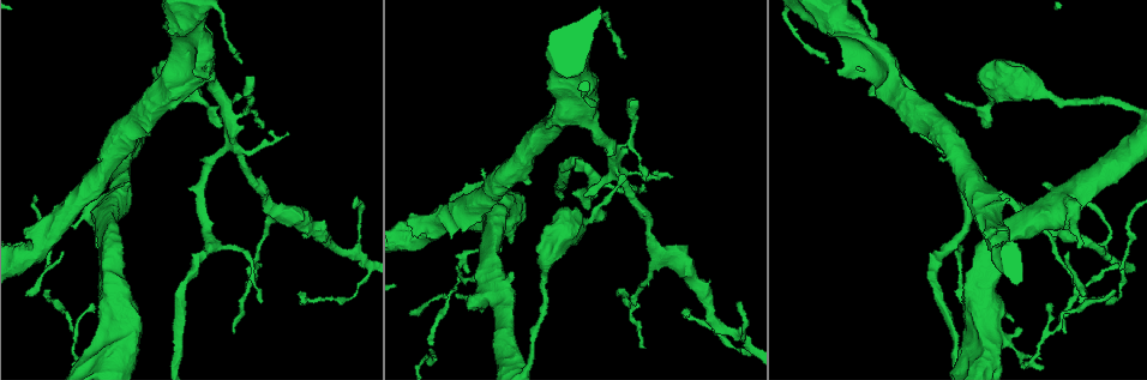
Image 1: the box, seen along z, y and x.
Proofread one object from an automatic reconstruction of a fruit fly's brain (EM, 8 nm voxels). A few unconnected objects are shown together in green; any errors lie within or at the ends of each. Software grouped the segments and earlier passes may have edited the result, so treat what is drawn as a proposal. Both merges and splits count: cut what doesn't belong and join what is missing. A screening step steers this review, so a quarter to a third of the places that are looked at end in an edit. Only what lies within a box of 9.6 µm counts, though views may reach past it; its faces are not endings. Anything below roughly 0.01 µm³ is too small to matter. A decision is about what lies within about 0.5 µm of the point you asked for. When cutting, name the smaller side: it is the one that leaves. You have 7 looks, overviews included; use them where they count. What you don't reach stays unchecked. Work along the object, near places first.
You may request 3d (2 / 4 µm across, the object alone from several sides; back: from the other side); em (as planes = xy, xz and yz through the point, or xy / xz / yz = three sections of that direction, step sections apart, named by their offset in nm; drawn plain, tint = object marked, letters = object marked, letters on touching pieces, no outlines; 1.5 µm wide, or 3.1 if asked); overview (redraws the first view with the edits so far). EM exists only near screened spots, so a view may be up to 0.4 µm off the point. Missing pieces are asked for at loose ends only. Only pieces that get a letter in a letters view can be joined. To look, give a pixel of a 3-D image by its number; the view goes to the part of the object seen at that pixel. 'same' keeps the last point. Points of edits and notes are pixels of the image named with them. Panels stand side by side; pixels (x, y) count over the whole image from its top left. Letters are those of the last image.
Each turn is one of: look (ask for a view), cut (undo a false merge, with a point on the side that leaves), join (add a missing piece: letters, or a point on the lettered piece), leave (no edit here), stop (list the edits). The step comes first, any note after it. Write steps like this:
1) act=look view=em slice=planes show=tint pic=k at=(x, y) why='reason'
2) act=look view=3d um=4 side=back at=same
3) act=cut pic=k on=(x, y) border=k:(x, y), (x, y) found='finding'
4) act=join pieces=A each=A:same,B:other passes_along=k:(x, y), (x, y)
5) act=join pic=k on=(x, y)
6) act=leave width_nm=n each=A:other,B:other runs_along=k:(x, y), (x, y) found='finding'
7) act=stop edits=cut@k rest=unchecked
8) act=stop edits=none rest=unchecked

act=look view=3d um=4 side=back pic=1 at=(326, 298) why='thin neck'

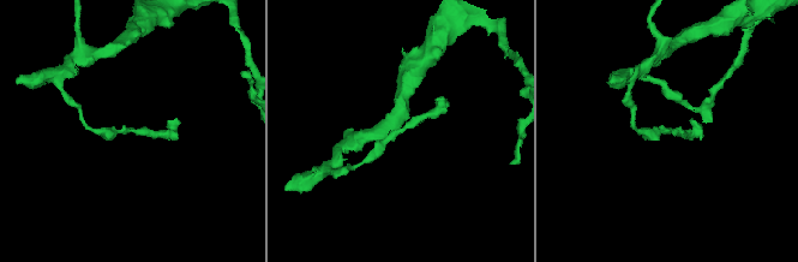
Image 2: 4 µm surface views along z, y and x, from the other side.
act=look view=em slice=planes show=letters pic=2 at=(401, 132) why='need the tissue'

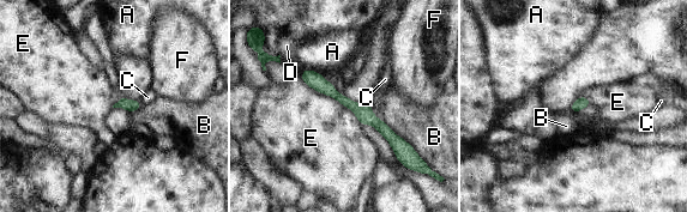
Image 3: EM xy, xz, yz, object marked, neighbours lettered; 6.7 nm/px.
act=leave each=A:other,B:other,C:other,D:other,E:other,F:other border=3:(300, 78), (347, 107), (361, 125) found='all the same cell'

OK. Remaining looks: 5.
act=look view=em slice=xz step=4 show=letters pic=1 at=(252, 77) why='thin end'

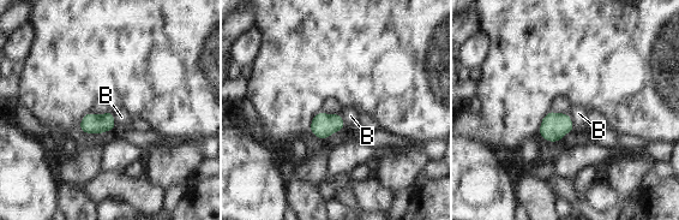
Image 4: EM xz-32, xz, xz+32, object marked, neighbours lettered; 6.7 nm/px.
act=look view=em slice=planes show=letters at=same

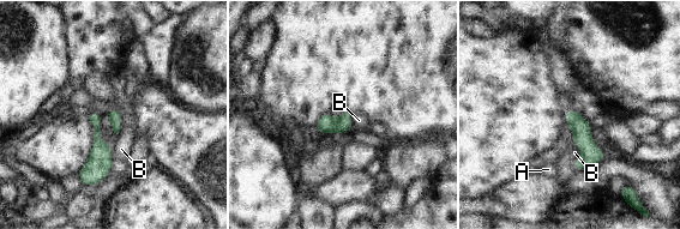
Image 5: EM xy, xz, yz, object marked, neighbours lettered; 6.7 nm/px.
act=leave longest_contact=B:280nm each=A:other,B:other border=5:(113, 145), (113, 168), (97, 184) found='no lettered piece goes on from it'

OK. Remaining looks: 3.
act=look view=3d um=4 pic=1 at=(870, 28) why='abrupt turn'

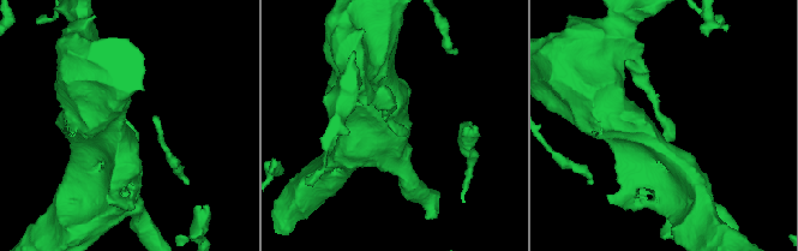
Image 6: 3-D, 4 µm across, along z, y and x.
act=look view=em slice=planes show=letters pic=6 at=(661, 122)

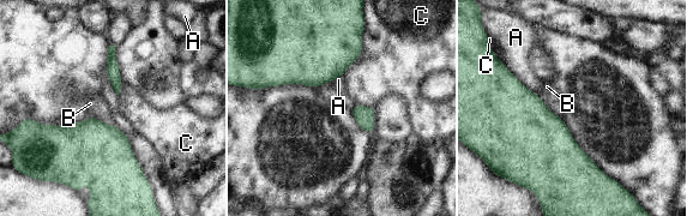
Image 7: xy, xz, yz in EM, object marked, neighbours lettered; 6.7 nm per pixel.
act=leave width_nm=30 each=A:other,B:other,C:other border=7:(365, 24), (361, 54), (342, 76) found='all the same cell'

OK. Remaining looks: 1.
act=stop edits=none rest=unchecked

